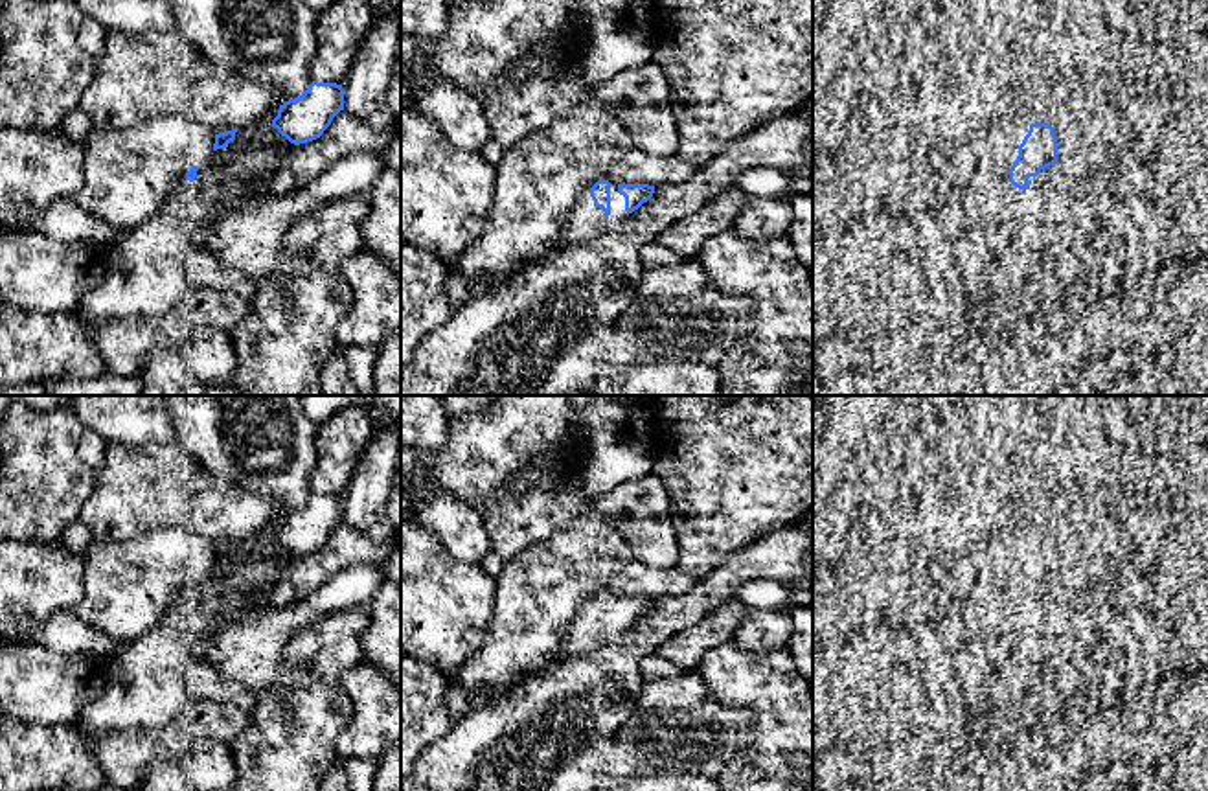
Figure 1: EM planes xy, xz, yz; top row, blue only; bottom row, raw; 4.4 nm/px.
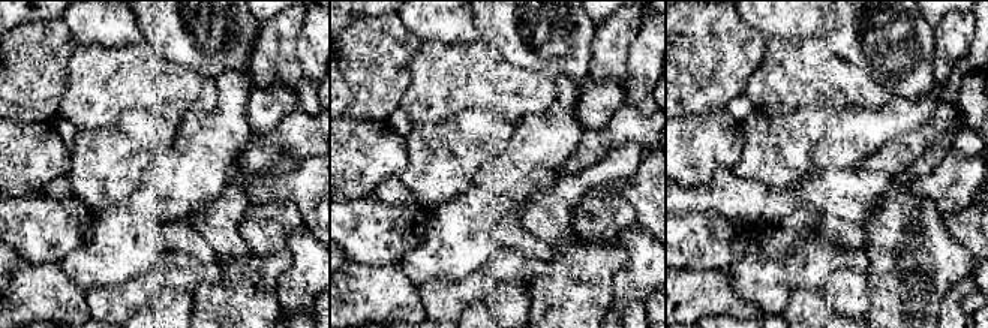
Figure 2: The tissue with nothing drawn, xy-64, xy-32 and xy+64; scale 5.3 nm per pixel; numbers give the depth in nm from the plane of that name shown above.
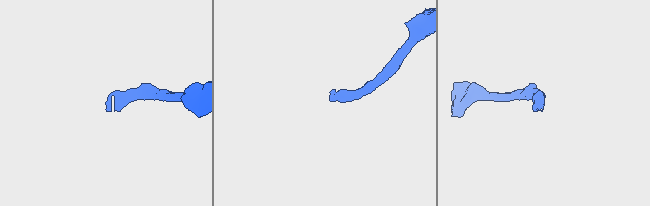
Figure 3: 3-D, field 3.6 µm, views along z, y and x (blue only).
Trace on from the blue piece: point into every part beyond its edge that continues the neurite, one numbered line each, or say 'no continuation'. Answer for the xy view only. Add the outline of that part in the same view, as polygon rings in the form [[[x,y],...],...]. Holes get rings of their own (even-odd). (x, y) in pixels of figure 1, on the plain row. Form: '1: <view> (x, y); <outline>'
no continuation

